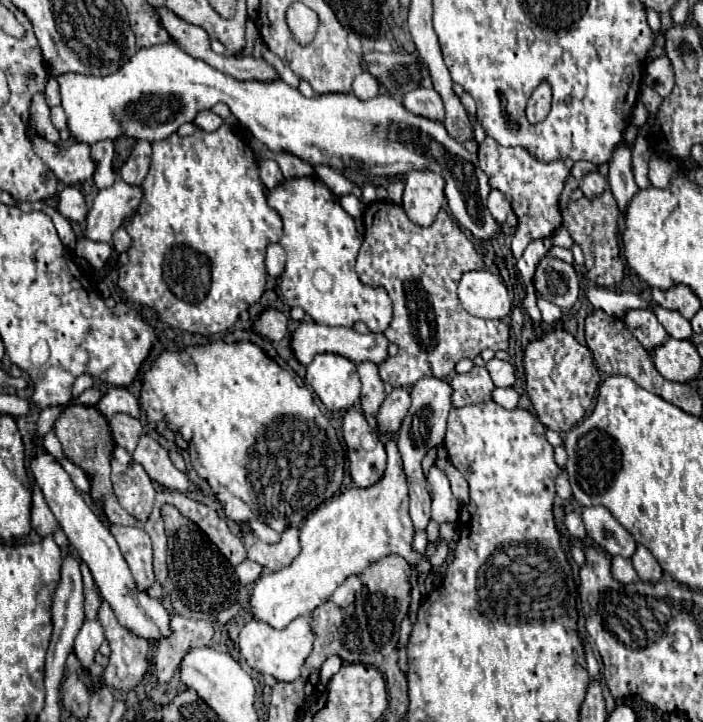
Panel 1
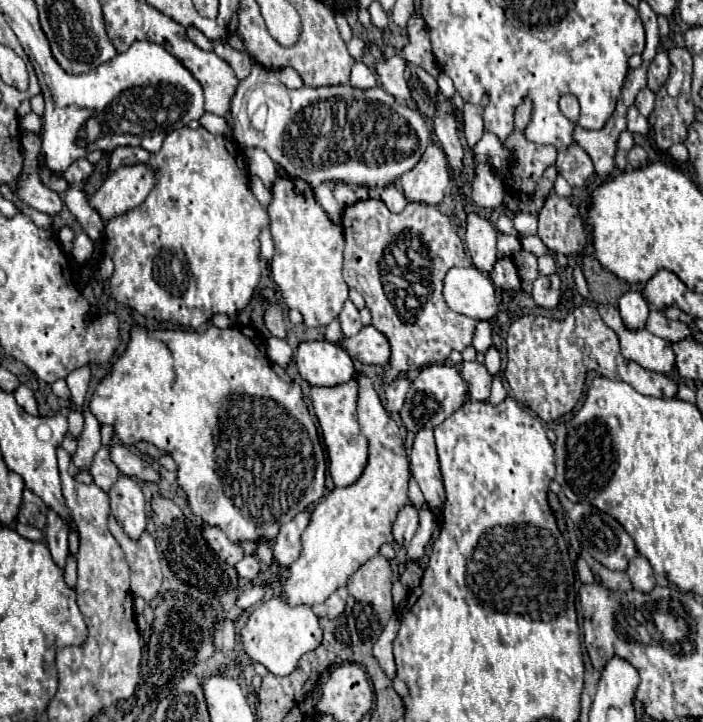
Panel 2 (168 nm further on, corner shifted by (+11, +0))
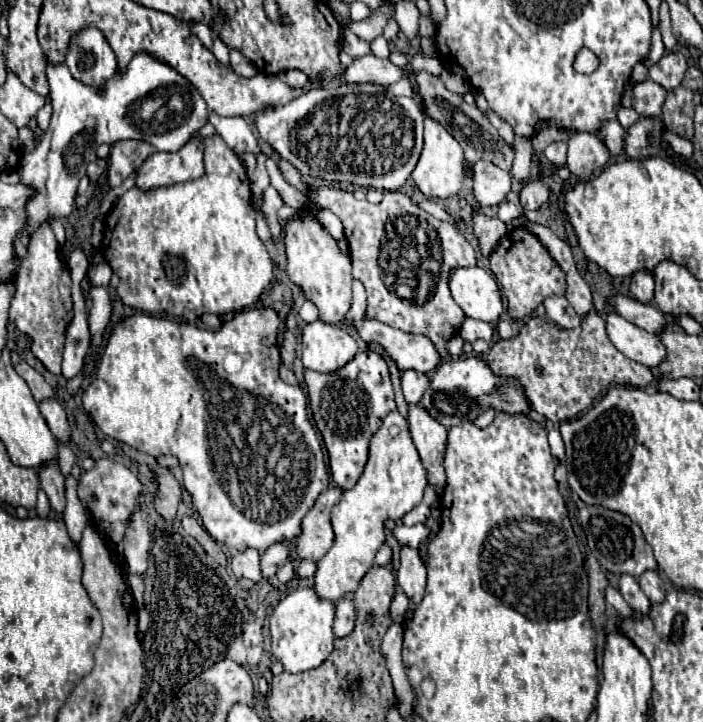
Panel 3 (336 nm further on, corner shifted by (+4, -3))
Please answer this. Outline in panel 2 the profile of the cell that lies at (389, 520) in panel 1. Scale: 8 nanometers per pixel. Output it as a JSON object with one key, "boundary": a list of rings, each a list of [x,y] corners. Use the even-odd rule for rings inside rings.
{"boundary":[[[358,375],[358,421],[368,439],[368,463],[362,477],[350,487],[336,487],[312,513],[312,521],[302,535],[302,555],[290,565],[290,577],[284,583],[282,597],[290,605],[324,603],[338,587],[344,587],[350,575],[374,557],[384,543],[392,543],[392,525],[398,511],[408,505],[408,455],[400,427],[388,415],[380,397],[366,375]]]}

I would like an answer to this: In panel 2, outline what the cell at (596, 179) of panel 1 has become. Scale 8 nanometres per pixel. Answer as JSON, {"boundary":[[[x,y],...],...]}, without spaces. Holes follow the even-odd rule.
{"boundary":[[[578,143],[558,153],[556,169],[572,187],[582,187],[586,179],[594,173],[592,159],[588,157],[588,153],[584,153],[584,149],[580,149]]]}

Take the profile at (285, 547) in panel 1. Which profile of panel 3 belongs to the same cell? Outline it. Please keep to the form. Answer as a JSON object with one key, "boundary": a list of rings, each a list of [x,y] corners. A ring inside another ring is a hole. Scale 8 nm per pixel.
{"boundary":[[[329,488],[319,496],[315,506],[307,512],[301,522],[301,534],[297,536],[295,554],[299,560],[319,560],[333,544],[333,530],[329,522],[331,508],[341,500],[339,488]]]}

